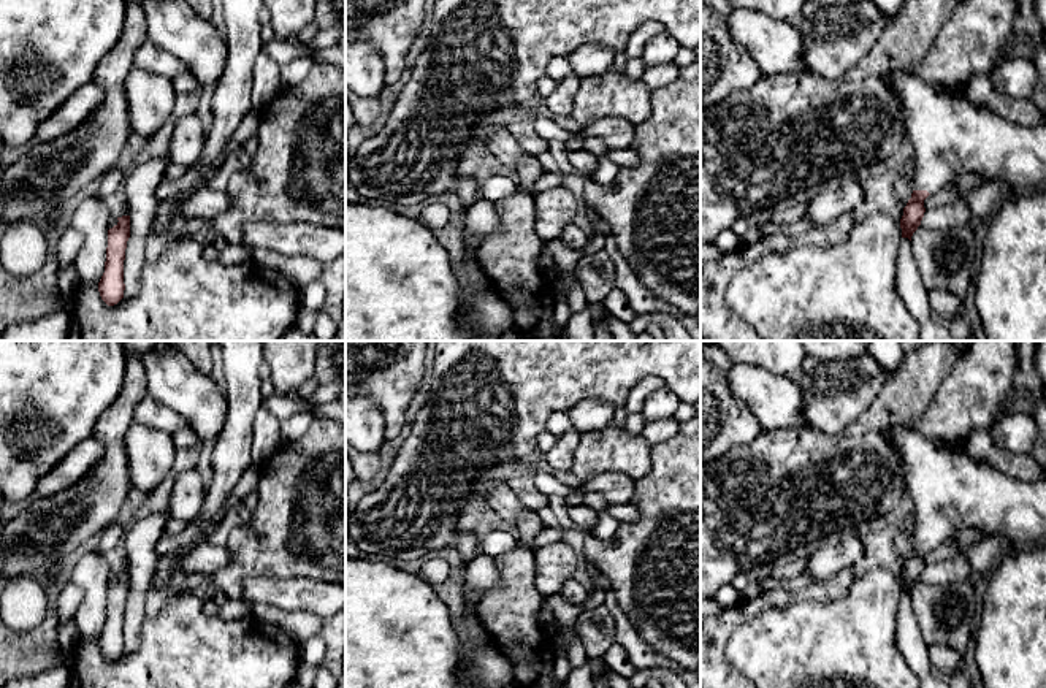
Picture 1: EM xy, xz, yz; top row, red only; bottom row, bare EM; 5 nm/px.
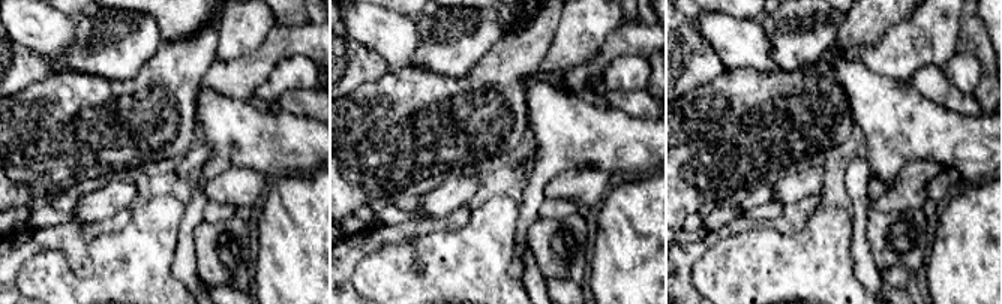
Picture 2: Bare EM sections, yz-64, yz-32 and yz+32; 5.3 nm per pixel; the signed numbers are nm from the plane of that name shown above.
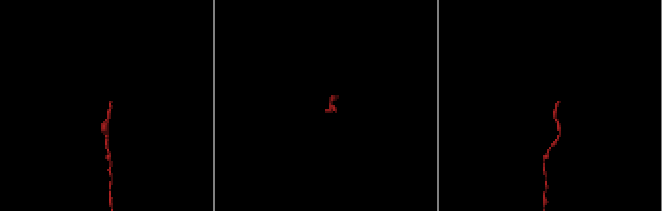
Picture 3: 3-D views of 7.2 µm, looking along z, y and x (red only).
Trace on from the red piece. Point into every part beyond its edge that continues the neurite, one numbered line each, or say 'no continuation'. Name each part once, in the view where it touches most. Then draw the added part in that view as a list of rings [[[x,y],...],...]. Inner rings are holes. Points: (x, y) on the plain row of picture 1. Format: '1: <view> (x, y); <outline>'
1: yz (951, 492); [[[899,428],[891,439],[900,455],[907,493],[914,503],[910,523],[913,545],[927,545],[932,550],[968,528],[997,536],[1013,548],[1046,542],[1046,477],[1033,482],[1014,479],[973,460],[962,449],[916,430]]]

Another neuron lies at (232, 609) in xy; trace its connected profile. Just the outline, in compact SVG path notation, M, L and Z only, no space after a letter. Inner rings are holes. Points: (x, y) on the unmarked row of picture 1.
M228 599L217 609L217 615L225 620L244 618L252 615L252 606L241 599Z

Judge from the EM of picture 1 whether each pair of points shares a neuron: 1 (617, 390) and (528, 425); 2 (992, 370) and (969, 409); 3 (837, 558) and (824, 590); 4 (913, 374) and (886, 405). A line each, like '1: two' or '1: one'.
1: one
2: one
3: two
4: one

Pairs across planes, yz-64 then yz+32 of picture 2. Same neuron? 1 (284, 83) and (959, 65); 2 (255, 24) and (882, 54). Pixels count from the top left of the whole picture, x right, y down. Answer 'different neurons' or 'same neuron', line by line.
1: same neuron
2: same neuron

